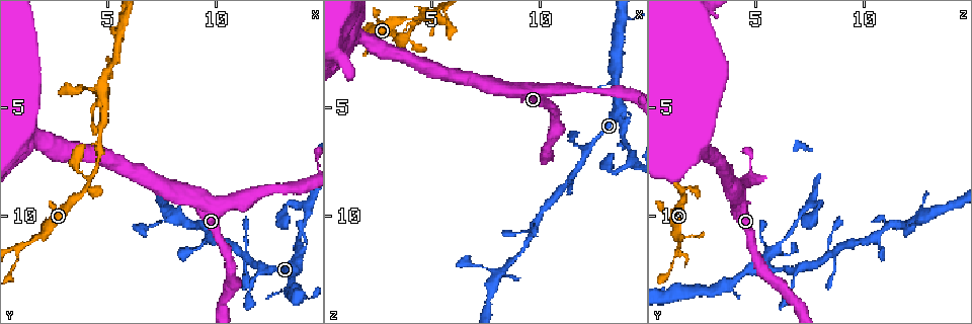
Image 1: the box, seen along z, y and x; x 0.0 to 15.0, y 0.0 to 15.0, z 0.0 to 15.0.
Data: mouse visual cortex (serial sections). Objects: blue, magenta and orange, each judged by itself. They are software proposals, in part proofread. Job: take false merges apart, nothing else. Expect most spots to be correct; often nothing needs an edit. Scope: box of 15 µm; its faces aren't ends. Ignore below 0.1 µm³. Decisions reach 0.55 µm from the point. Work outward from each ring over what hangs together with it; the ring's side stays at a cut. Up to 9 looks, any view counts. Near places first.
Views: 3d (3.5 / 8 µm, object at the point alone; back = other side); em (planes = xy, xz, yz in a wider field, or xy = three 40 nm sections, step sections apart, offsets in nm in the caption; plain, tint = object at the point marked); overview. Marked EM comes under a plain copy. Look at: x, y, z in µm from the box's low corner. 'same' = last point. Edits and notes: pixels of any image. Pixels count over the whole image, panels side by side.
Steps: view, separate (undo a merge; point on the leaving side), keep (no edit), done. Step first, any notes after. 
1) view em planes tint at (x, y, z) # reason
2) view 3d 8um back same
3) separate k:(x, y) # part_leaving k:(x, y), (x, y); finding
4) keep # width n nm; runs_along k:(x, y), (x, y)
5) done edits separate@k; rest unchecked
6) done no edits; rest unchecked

view 3d 3.5um at (2.0, 10.9, 1.4) # calibre changes

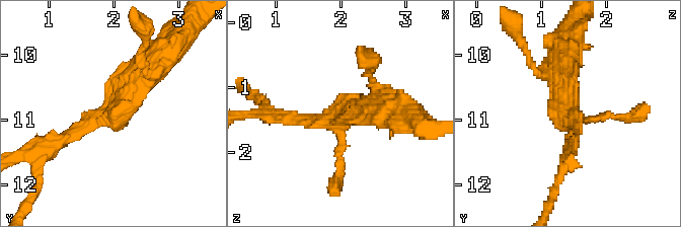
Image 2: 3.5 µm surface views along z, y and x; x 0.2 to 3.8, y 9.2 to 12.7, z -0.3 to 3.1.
view em xy step 5 tint at (2.05, 10.85, 1.35)

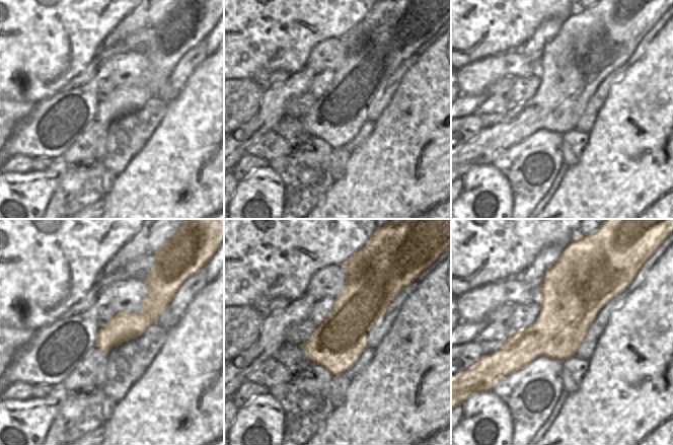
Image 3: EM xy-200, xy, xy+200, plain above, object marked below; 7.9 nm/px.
keep # continuous, no second cell

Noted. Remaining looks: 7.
view 3d 3.5um at (4.1, 8.2, 1.0) # two arms in line, one across

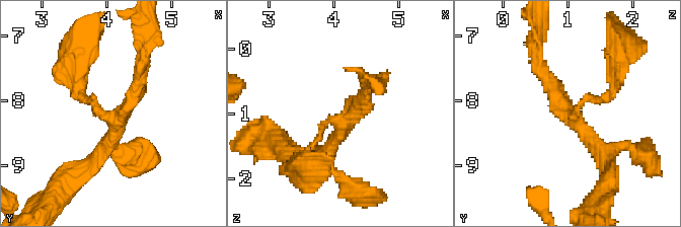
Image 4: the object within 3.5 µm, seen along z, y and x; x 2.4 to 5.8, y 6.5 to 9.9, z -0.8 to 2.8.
view em xy step 5 tint at (4.15, 8.30, 1.10) # arms 3; arm_widths 150, 200, 250 nm; shape alone is not enough

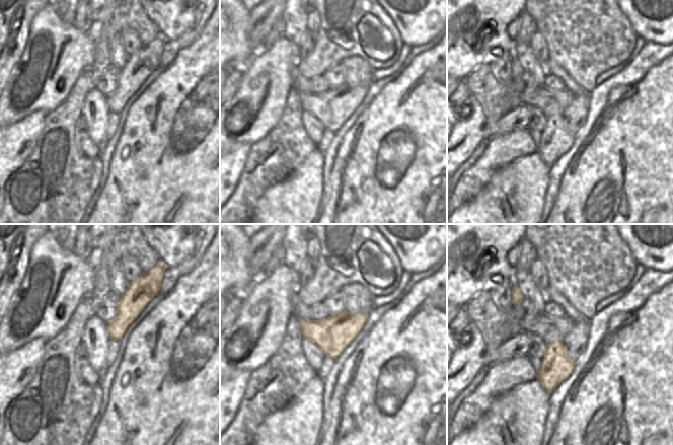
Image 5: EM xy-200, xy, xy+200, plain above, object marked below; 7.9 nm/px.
keep # runs_along 4:(607, 171), (540, 65); continuous, no second cell

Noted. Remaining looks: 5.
view 3d 3.5um at (13.9, 11.3, 6.0) # thick turns thin

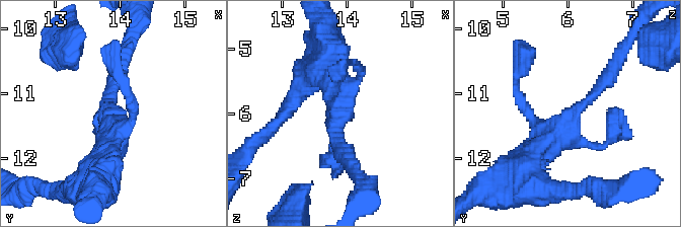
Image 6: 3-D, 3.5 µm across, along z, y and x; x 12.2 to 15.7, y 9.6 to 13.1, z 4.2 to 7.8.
view em xy step 2 tint at (13.85, 11.30, 6.10) # now the EM

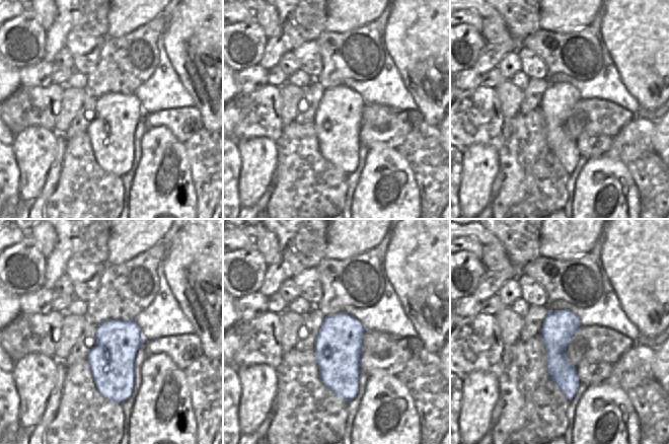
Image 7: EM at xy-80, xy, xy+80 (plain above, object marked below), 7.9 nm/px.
keep # runs_along 6:(529, 163), (600, 88), (615, 64); one cell here

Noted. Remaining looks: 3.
view 3d 3.5um at (6.9, 10.6, 12.2) # thick turns thin

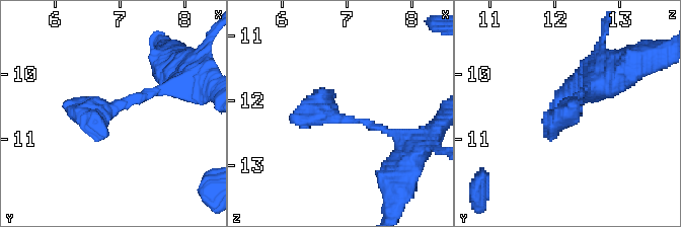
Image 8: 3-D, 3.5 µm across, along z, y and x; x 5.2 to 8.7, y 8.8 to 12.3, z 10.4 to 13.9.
view em planes tint at (6.90, 10.55, 12.25)

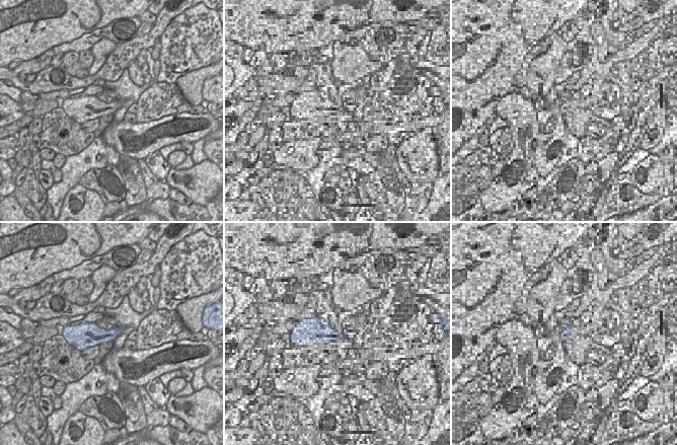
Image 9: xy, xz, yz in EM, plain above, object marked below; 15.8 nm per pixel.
keep # one cell here

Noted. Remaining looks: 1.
done no edits; rest unchecked

